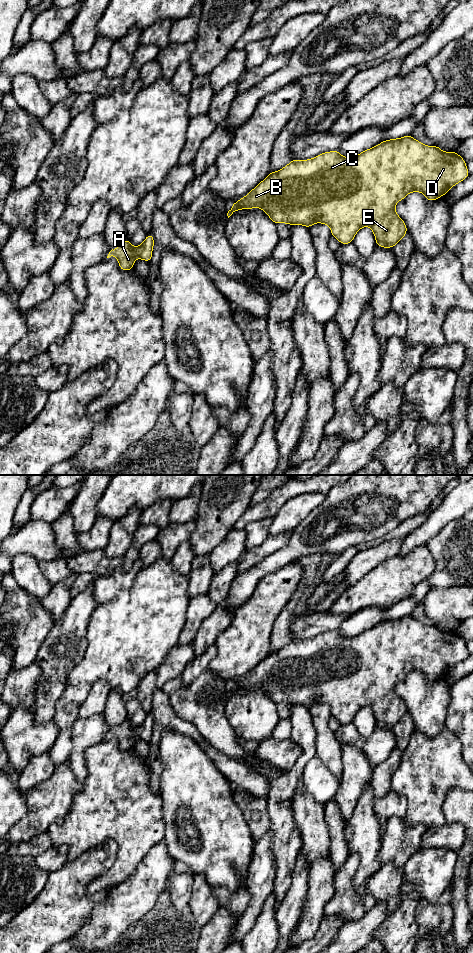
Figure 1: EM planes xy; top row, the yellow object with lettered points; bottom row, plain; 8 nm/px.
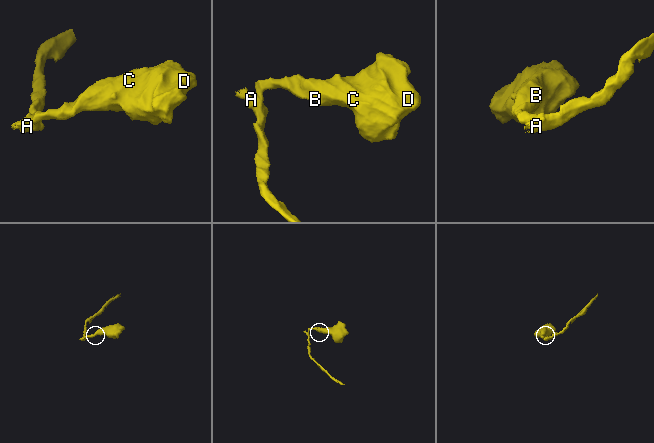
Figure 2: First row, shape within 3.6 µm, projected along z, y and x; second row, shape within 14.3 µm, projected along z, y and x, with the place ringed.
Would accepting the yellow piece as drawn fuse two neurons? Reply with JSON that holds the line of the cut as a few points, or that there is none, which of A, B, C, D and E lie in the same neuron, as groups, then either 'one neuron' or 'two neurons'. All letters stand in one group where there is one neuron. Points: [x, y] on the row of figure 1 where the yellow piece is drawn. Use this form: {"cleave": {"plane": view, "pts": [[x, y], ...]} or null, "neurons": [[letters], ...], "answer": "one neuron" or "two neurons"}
{"cleave": null, "neurons": [["A", "B", "C", "D", "E"]], "answer": "one neuron"}

